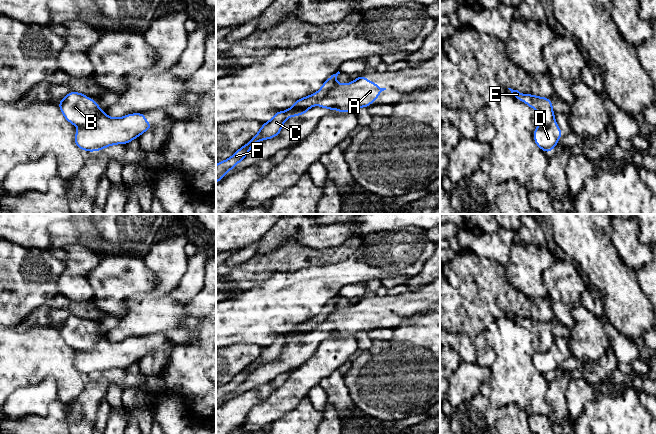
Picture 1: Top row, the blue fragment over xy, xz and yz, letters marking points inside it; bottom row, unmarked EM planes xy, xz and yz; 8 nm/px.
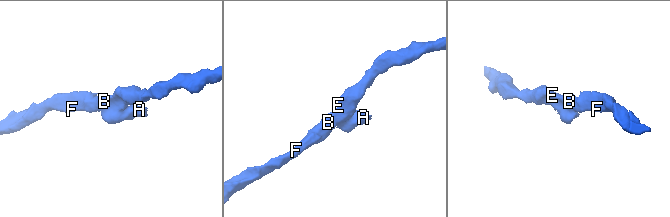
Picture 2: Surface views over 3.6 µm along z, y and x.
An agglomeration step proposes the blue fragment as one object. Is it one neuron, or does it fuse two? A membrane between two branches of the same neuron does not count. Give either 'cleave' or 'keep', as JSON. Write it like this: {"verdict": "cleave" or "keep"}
{"verdict": "cleave"}

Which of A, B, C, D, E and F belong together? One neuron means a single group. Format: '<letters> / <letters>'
A D / B C E F

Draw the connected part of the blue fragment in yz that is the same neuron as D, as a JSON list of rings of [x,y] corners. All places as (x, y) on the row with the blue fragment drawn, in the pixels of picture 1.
[[[551,120],[546,128],[537,127],[533,133],[536,145],[545,152],[550,153],[561,138],[561,129],[556,120]]]

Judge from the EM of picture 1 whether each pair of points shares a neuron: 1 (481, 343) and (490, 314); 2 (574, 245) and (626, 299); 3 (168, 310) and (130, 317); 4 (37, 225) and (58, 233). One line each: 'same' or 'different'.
1: same
2: same
3: same
4: different

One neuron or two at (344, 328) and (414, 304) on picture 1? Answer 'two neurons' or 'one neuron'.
one neuron

